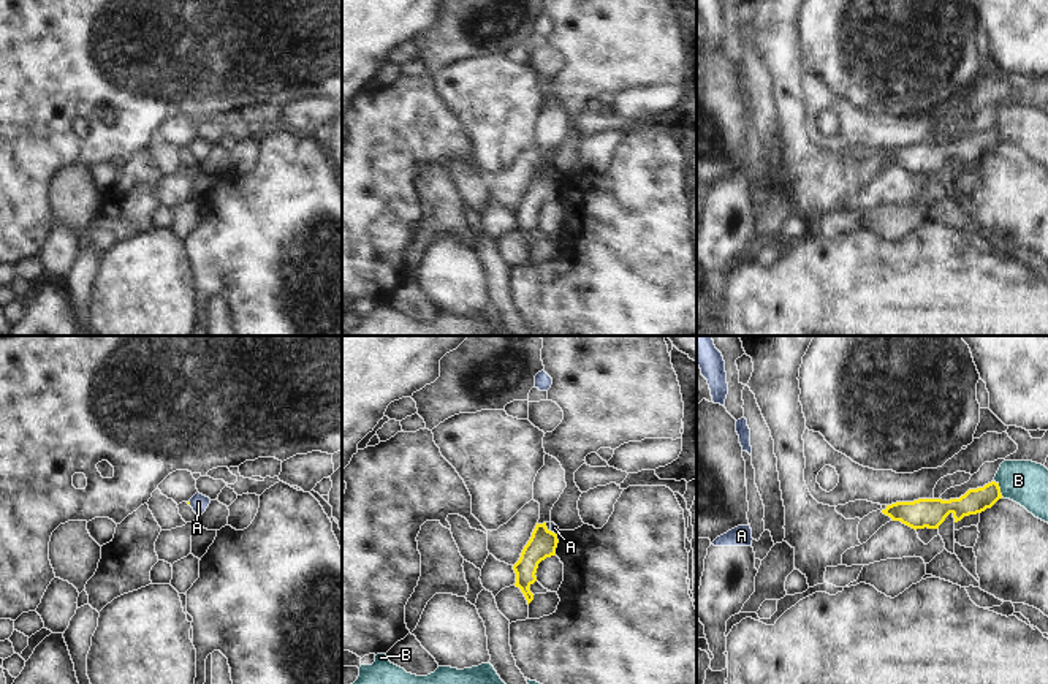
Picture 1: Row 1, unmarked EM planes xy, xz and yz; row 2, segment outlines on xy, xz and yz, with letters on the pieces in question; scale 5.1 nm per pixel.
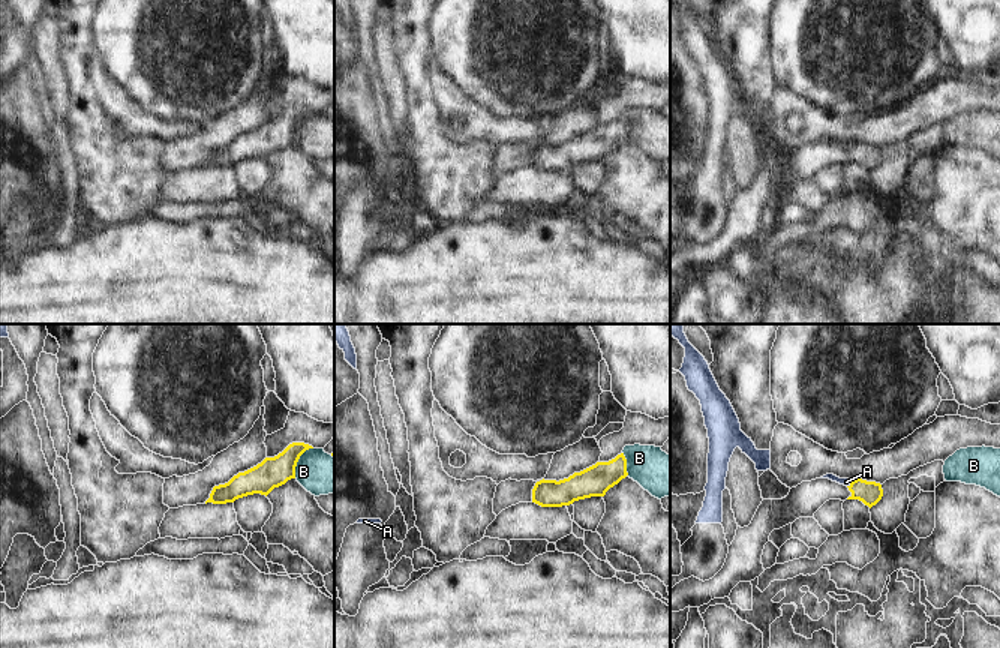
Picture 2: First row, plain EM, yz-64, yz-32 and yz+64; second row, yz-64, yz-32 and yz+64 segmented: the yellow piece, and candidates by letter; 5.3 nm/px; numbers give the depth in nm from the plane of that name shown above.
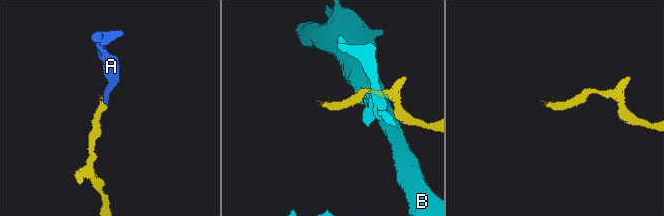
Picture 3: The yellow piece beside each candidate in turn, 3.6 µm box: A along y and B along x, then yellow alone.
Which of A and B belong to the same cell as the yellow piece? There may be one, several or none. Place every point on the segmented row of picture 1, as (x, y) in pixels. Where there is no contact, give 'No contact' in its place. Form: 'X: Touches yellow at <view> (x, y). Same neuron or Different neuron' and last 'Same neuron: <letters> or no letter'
A: Touches yellow at xz (553, 532). Different neuron
B: Touches yellow at yz (999, 488). Different neuron
Same neuron: no letter.

